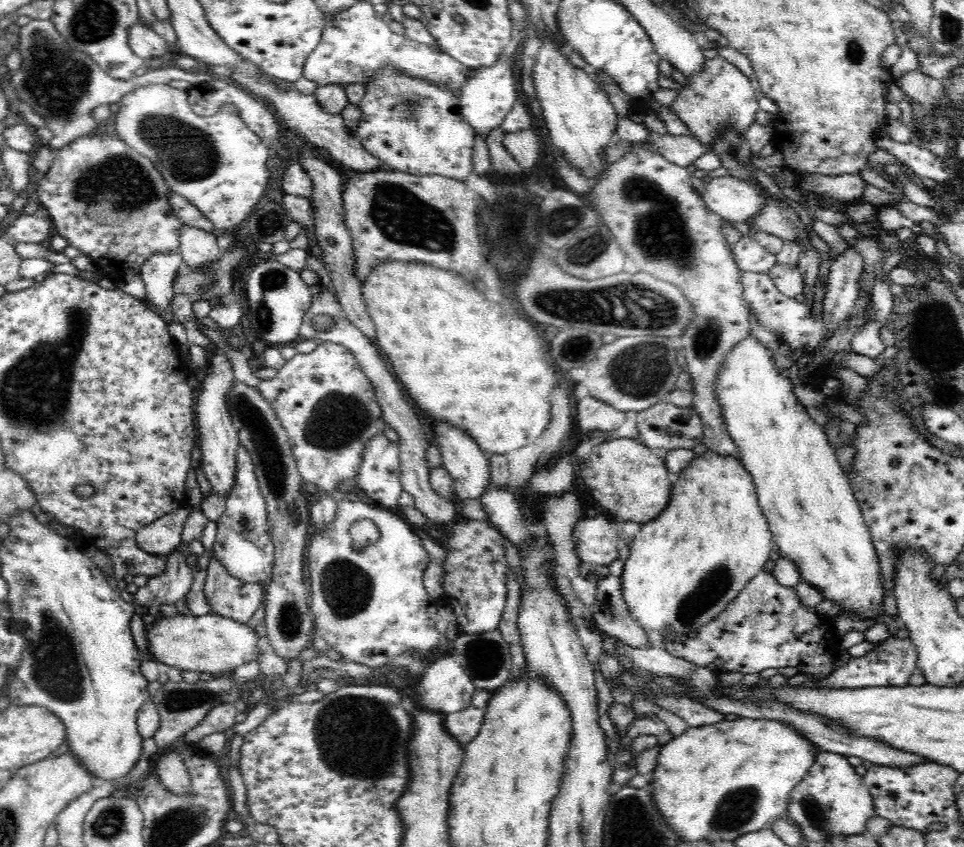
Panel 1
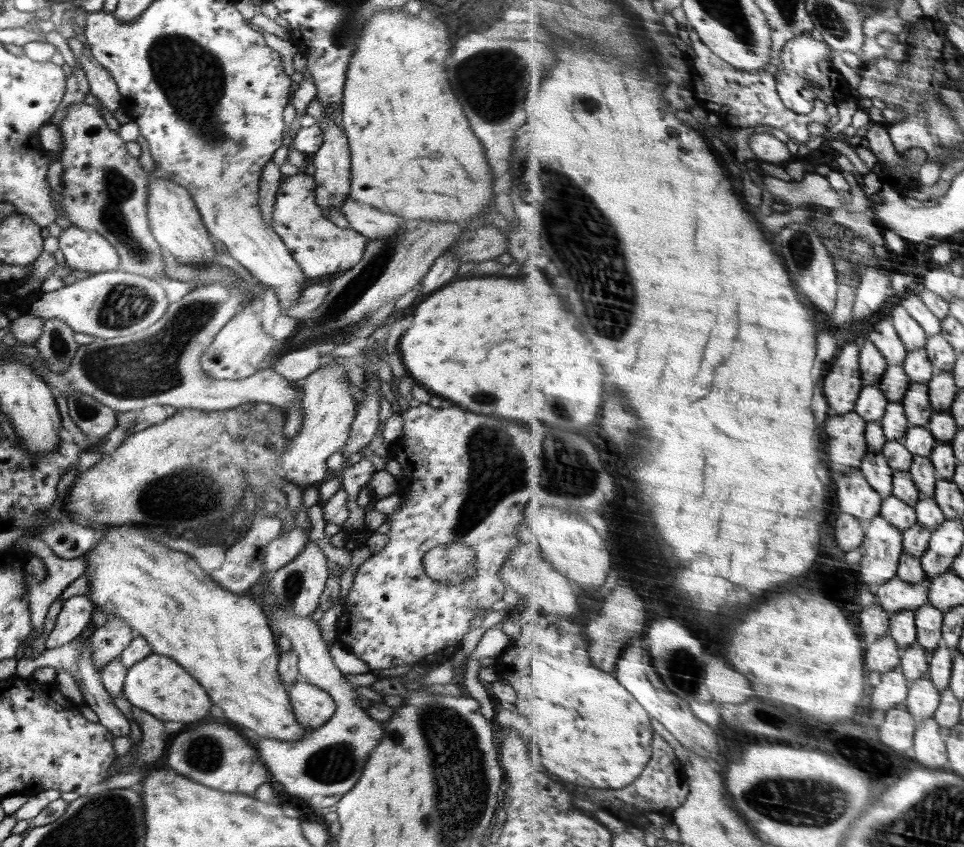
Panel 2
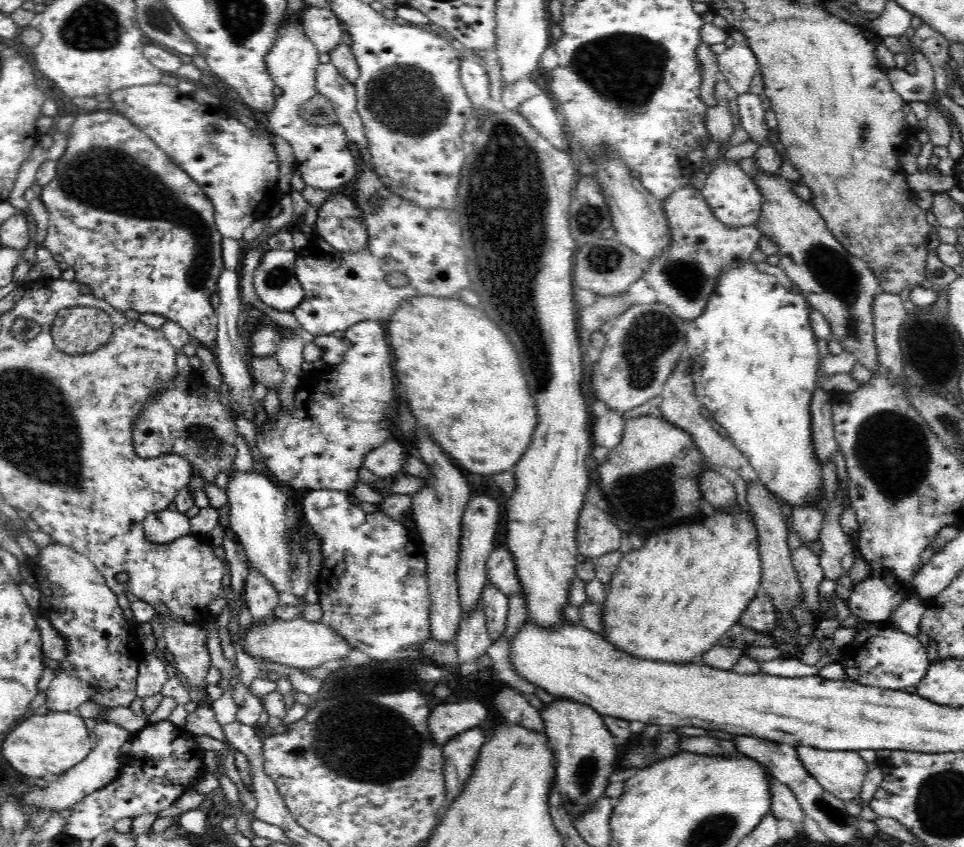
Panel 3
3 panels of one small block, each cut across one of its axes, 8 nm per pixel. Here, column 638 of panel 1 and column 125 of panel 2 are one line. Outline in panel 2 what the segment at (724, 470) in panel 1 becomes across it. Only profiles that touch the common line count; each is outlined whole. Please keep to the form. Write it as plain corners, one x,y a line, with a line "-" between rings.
135,526
128,531
104,528
103,537
83,556
87,562
87,596
91,598
91,602
104,614
124,620
137,635
145,638
154,654
174,658
188,674
192,674
202,684
210,700
224,710
228,720
242,724
240,727
250,728
260,736
279,741
299,741
311,734
313,729
303,728
294,716
289,694
278,678
278,635
274,632
272,636
268,613
253,599
221,587
198,566
194,557
156,541
146,527

